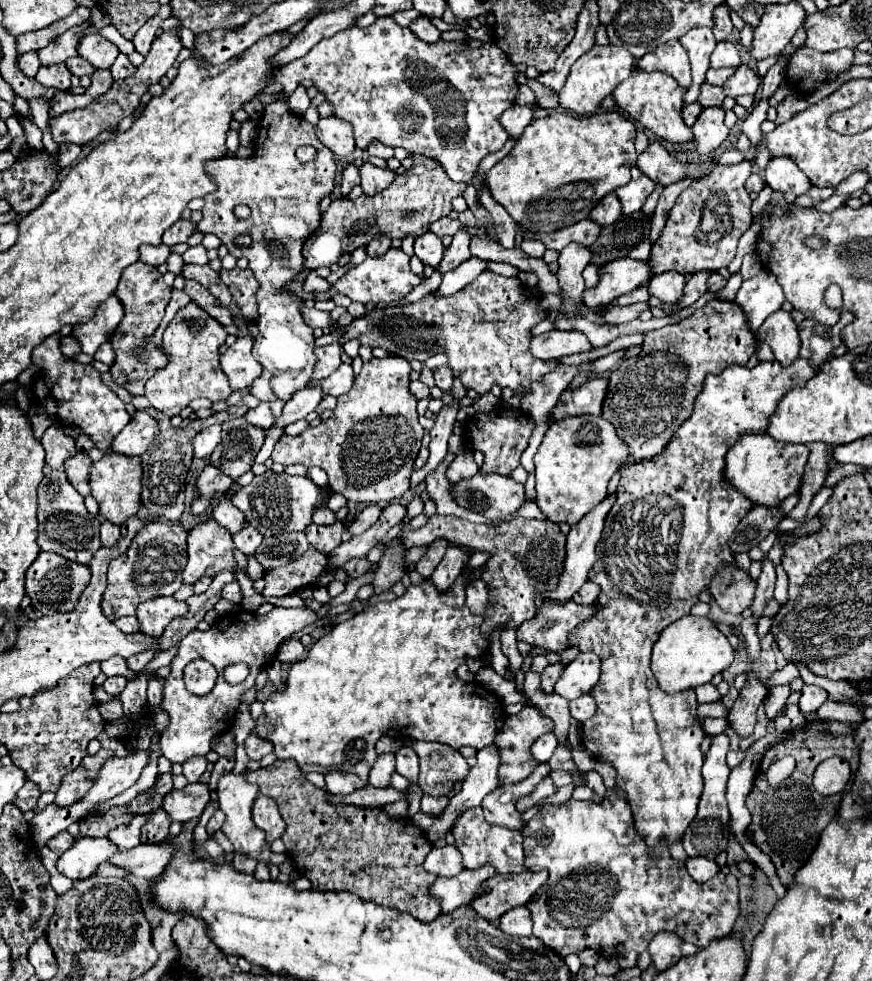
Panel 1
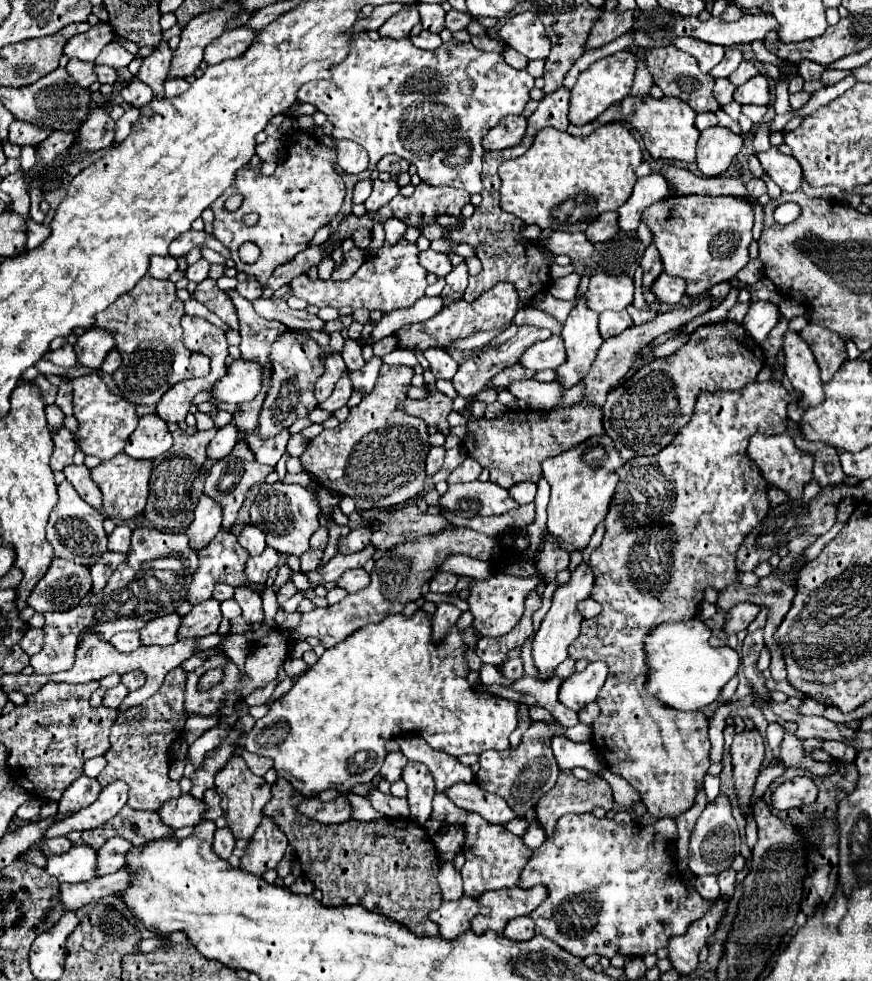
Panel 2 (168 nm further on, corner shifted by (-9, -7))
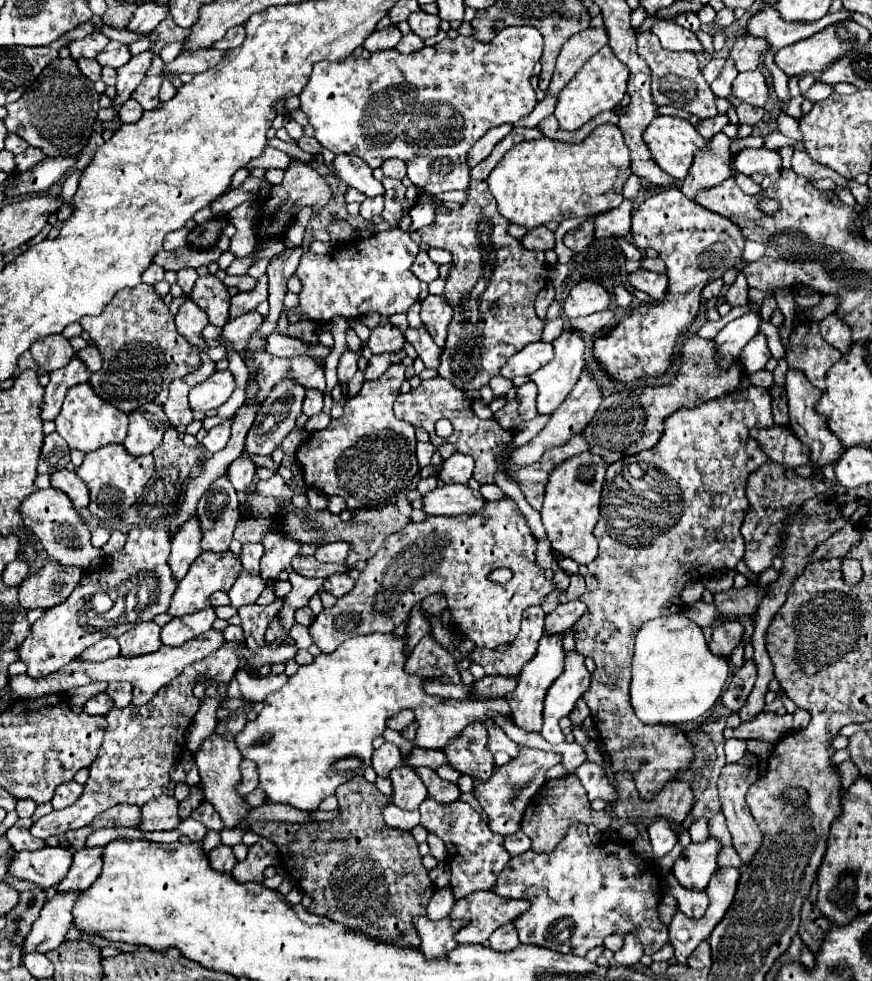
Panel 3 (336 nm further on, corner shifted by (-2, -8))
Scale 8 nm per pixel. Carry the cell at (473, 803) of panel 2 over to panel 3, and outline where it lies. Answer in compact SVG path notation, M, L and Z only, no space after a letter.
M417 767L415 771L417 771L417 775L421 777L421 781L425 783L431 799L435 799L437 803L455 803L455 801L459 801L461 789L457 787L457 783L443 781L443 779L441 779L433 769L429 769L429 767Z

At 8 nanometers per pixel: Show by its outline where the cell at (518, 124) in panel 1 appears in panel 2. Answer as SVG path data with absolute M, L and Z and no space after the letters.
M524 116L502 118L502 122L486 134L486 138L482 140L482 148L486 152L490 152L490 150L504 150L504 148L516 146L522 140L524 132L526 132L526 118Z

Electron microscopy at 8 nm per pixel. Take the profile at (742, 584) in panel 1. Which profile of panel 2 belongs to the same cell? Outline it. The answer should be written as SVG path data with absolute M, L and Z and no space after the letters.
M748 602L734 606L728 612L724 632L730 636L730 634L738 634L740 630L746 630L750 626L750 622L758 616L758 612L760 612L760 608L754 606L754 604L748 604Z

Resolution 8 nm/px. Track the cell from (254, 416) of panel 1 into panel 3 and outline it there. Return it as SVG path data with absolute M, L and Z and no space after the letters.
M243 451L243 455L239 459L235 459L235 463L231 463L231 467L227 469L227 475L229 475L229 479L231 479L237 493L249 491L255 469L257 469L257 465L251 461L247 451Z

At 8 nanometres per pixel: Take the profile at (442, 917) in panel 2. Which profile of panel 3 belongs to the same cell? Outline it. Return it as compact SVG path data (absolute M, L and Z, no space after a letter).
M423 915L423 917L415 917L413 923L421 937L421 951L433 959L433 957L443 957L457 947L455 923L467 923L467 921L453 921L451 917L433 921L427 915Z

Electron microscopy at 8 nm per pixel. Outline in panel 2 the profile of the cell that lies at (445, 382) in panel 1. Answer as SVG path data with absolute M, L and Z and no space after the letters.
M430 348L424 350L424 358L430 362L430 370L436 378L446 378L452 380L452 376L458 370L456 360L450 356L448 350L438 350L438 348Z

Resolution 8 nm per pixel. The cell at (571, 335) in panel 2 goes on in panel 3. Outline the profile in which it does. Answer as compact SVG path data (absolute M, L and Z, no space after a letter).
M563 331L553 341L553 347L555 347L553 361L531 375L531 381L539 387L539 391L537 391L537 411L539 413L553 413L563 403L563 399L571 393L573 385L577 383L577 379L585 367L585 357L583 357L585 355L585 339L579 331Z

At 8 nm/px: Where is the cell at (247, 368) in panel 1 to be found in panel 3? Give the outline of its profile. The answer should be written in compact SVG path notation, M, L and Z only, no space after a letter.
M229 369L215 371L215 375L211 375L207 381L189 391L189 405L193 411L207 413L223 405L231 397L233 389L235 389L233 373Z

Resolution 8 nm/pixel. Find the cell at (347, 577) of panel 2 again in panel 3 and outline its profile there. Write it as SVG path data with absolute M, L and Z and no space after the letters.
M347 573L331 575L329 579L325 579L325 585L323 585L323 589L329 591L329 593L333 593L335 597L343 597L343 595L349 593L353 587L355 587L355 581L353 581Z

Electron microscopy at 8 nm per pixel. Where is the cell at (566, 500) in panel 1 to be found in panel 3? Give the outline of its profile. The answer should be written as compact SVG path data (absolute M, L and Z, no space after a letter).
M585 451L557 465L549 473L549 479L545 485L541 519L545 525L547 537L551 541L551 547L563 557L577 561L579 565L591 563L591 559L595 559L597 555L593 527L600 517L601 489L605 481L605 471L607 471L605 459L601 459L601 455Z

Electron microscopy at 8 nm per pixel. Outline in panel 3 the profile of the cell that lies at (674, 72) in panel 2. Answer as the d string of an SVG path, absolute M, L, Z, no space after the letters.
M641 33L637 35L637 51L639 55L647 61L649 69L651 69L651 95L653 95L653 103L655 105L673 105L677 109L685 109L691 115L697 115L701 119L707 117L715 117L717 109L715 109L715 95L711 93L707 81L701 75L699 69L699 61L695 55L683 51L683 53L673 53L667 51L659 45L659 39L653 33Z

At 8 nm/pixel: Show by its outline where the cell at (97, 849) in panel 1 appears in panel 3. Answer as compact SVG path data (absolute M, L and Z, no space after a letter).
M43 847L41 851L23 851L11 855L9 875L27 879L41 889L57 887L73 863L73 851L67 847Z

